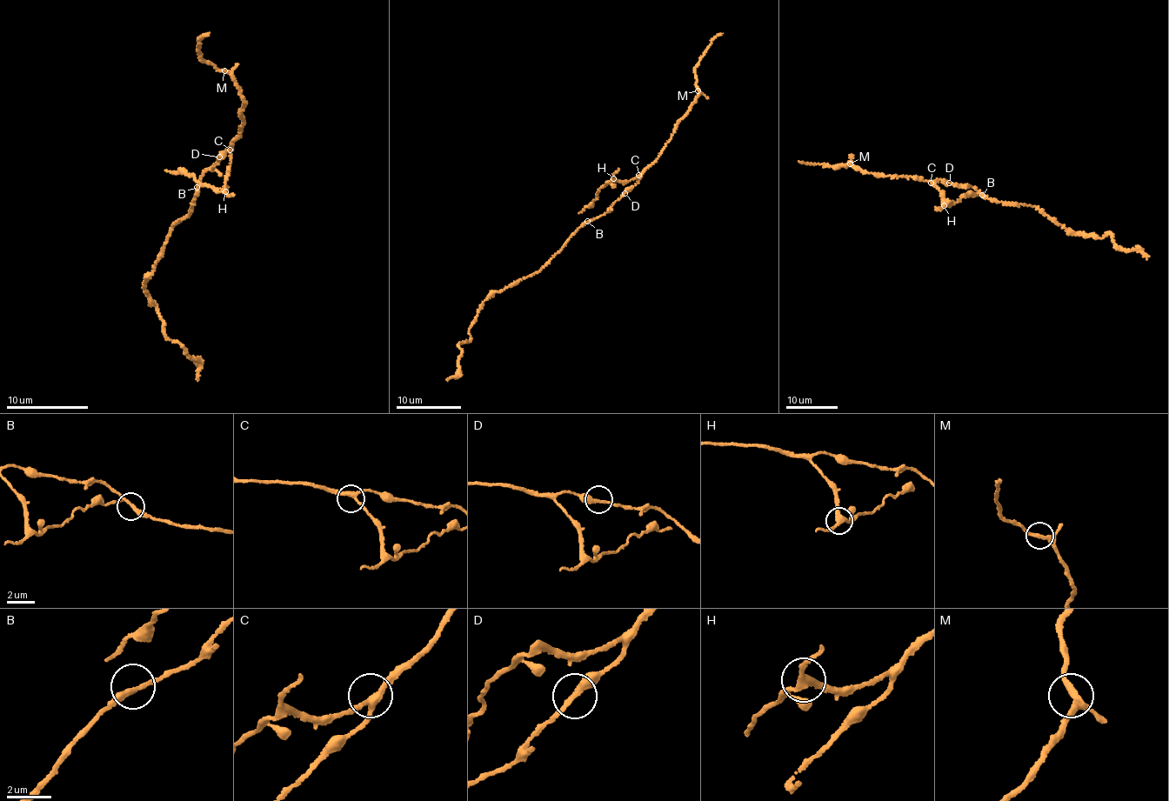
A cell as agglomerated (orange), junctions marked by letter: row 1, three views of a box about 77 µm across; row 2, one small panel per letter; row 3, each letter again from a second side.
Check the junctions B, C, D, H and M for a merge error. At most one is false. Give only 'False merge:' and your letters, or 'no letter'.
False merge: H

